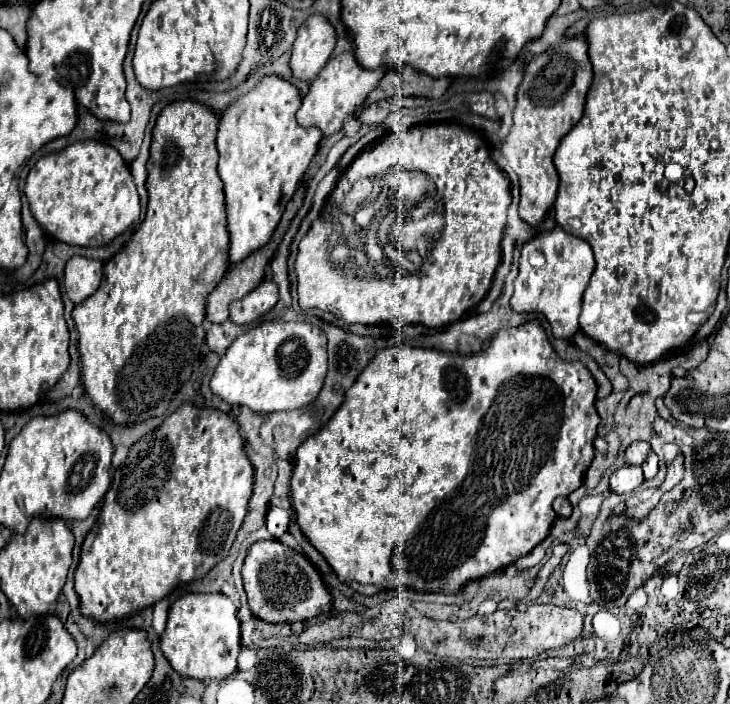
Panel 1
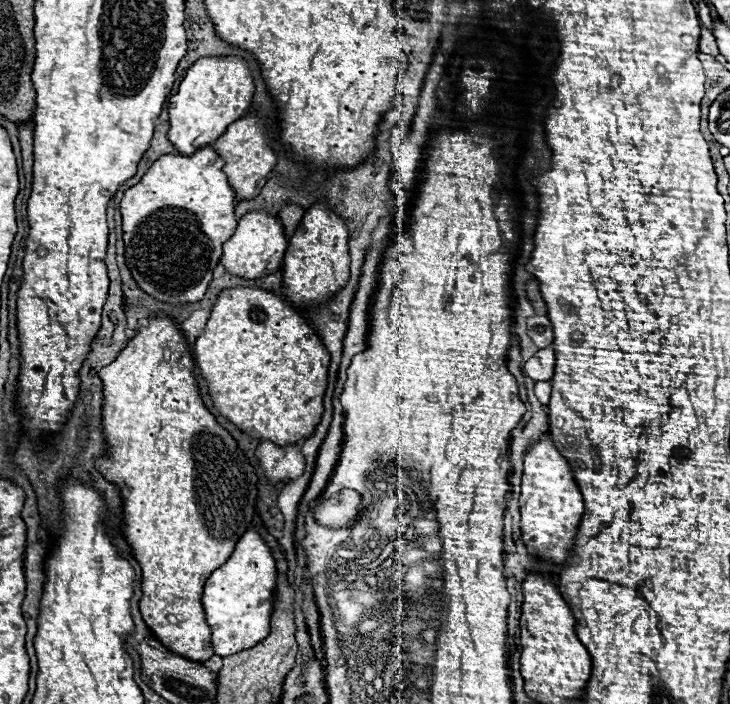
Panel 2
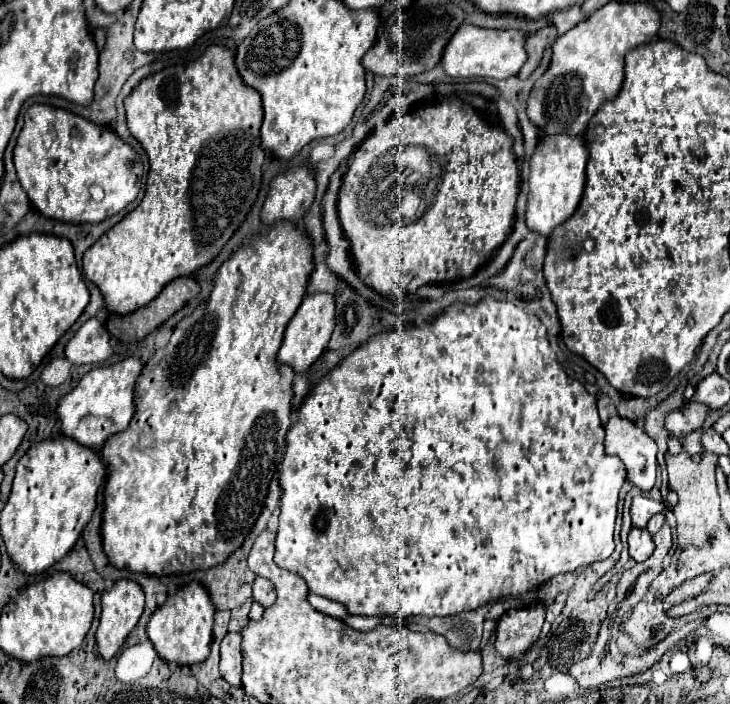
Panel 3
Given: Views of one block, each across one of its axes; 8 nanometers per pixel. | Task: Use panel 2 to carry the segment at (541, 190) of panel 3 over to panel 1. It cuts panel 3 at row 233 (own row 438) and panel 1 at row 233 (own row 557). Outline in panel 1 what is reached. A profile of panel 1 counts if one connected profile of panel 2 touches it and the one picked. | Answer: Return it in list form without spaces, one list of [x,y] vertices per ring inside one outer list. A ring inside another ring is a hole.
[[[560,226],[546,232],[538,232],[522,248],[520,272],[514,280],[514,296],[510,300],[510,306],[514,312],[520,312],[520,314],[542,312],[546,320],[550,322],[556,338],[572,338],[578,332],[582,294],[588,286],[592,272],[594,272],[594,258],[592,258],[592,248],[588,246],[588,242],[564,232]],[[534,250],[542,252],[546,260],[542,268],[534,268],[528,262],[528,256]]]

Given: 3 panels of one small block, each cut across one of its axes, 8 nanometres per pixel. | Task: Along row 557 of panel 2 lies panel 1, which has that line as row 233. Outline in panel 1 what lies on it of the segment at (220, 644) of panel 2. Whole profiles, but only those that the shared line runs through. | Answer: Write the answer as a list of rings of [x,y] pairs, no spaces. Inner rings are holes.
[[[266,74],[250,92],[240,96],[228,110],[224,110],[220,118],[218,128],[218,176],[224,182],[224,196],[226,196],[226,212],[228,212],[228,230],[230,230],[230,262],[236,264],[244,256],[248,256],[252,250],[258,250],[264,246],[276,224],[280,222],[280,216],[286,208],[286,204],[292,200],[294,192],[298,190],[304,172],[308,170],[312,158],[316,156],[320,148],[322,134],[316,130],[316,126],[302,128],[296,122],[296,112],[300,108],[302,94],[296,86],[292,86],[288,80]]]

